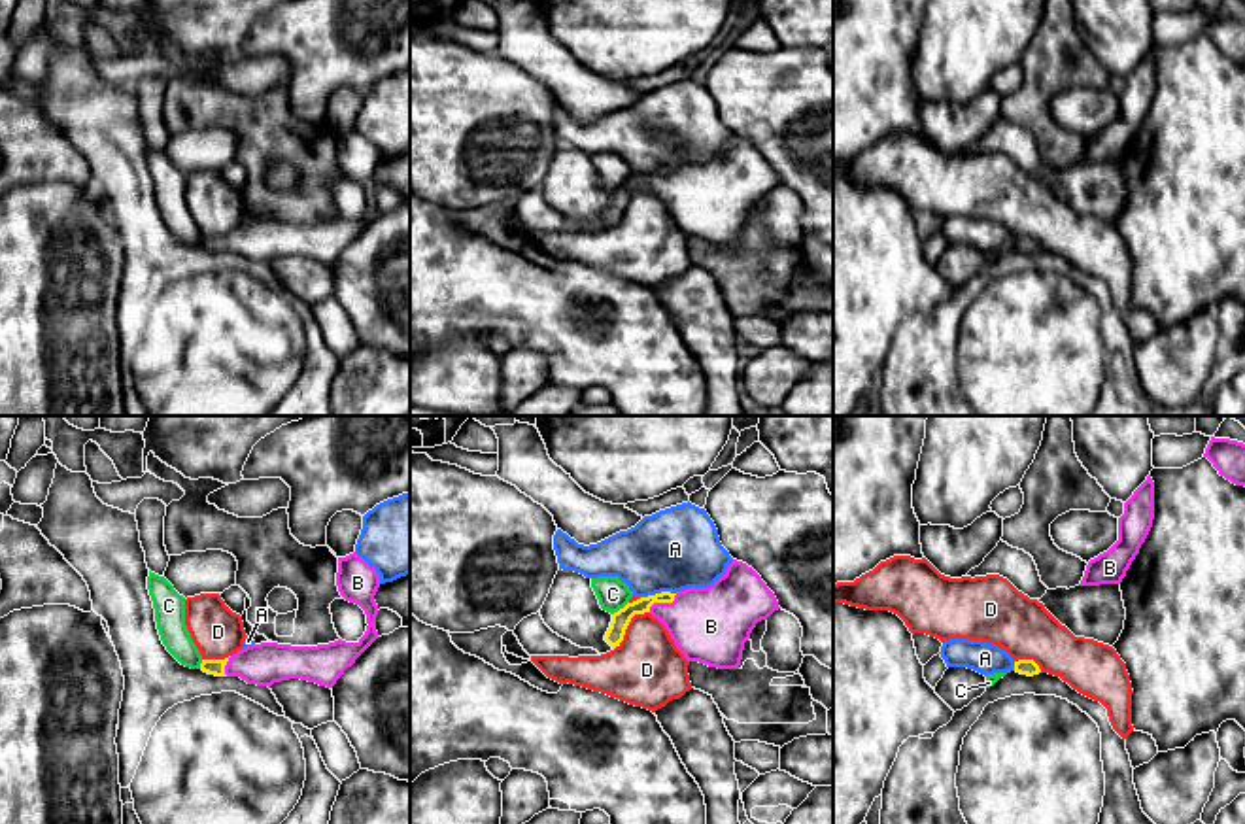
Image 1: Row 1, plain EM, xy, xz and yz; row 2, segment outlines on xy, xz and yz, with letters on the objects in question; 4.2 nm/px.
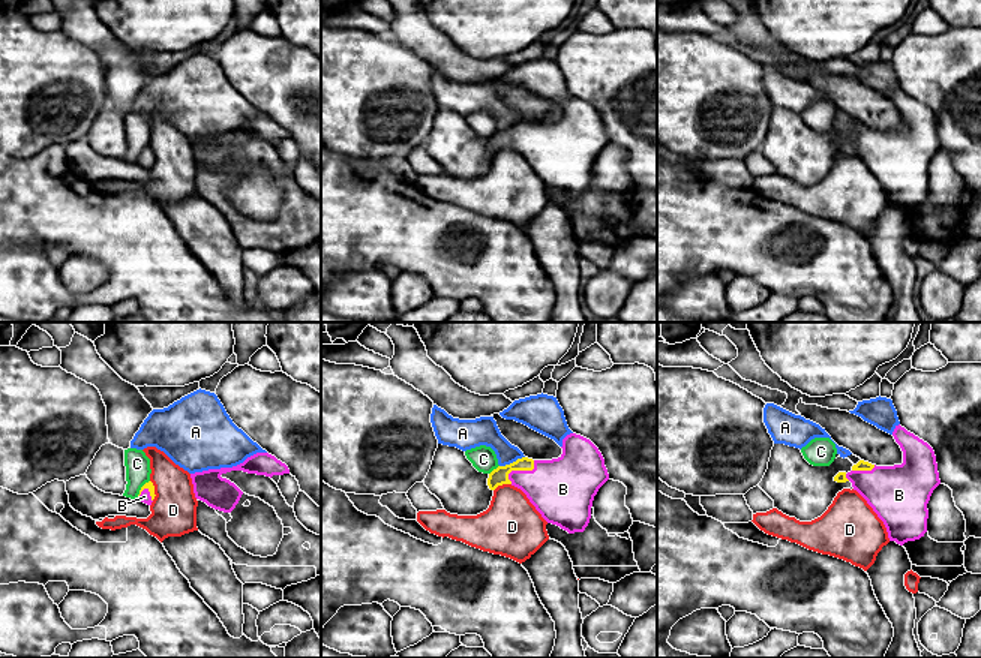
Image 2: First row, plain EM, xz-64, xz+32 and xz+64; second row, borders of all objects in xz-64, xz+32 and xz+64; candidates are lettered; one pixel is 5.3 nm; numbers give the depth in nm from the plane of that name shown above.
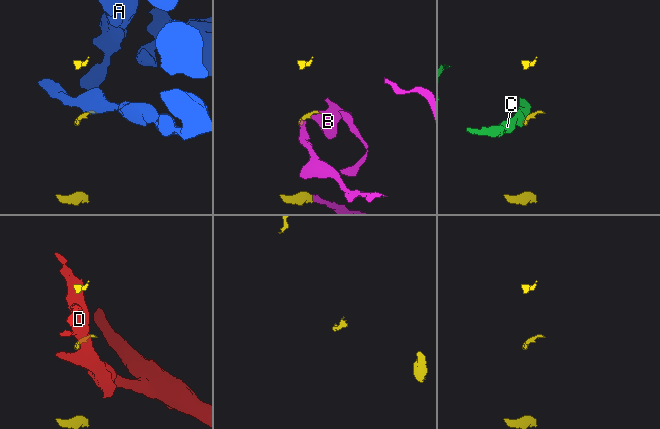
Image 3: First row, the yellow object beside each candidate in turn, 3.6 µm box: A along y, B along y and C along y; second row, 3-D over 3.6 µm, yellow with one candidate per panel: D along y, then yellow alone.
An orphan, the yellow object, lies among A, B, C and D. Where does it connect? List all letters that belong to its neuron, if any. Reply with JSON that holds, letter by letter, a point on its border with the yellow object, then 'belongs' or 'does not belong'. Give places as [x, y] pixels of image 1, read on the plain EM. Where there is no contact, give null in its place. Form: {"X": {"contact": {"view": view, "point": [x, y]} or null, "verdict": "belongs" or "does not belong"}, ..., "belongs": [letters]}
{"A": {"contact": {"view": "xz", "point": [658, 171]}, "verdict": "does not belong"}, "B": {"contact": {"view": "xz", "point": [662, 178]}, "verdict": "belongs"}, "C": {"contact": {"view": "xz", "point": [620, 186]}, "verdict": "does not belong"}, "D": {"contact": {"view": "xz", "point": [628, 201]}, "verdict": "does not belong"}, "belongs": ["B"]}

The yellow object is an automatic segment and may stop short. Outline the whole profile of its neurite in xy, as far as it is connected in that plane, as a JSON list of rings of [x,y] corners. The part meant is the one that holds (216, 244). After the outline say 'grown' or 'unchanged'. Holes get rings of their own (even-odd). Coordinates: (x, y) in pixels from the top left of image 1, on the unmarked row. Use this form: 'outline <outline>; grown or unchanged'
outline [[[353,129],[338,134],[336,163],[346,178],[359,181],[367,191],[368,202],[357,219],[342,215],[317,223],[261,219],[225,236],[202,236],[200,246],[208,251],[240,253],[247,261],[268,265],[289,255],[333,265],[344,248],[378,215],[374,172],[380,164],[380,151]]]; grown

